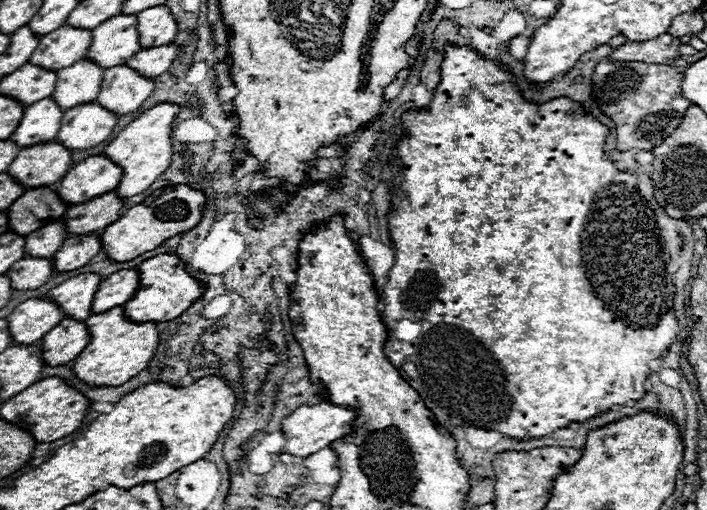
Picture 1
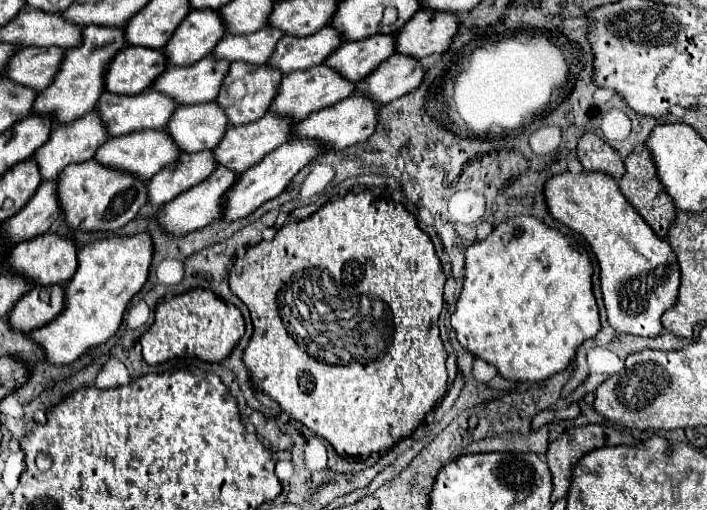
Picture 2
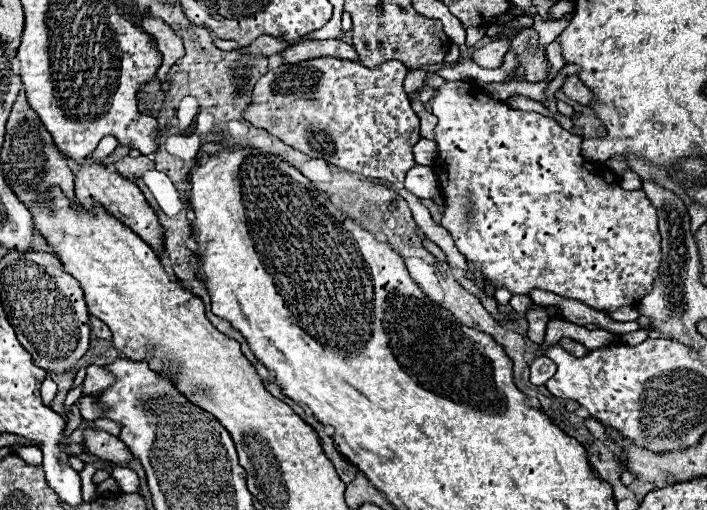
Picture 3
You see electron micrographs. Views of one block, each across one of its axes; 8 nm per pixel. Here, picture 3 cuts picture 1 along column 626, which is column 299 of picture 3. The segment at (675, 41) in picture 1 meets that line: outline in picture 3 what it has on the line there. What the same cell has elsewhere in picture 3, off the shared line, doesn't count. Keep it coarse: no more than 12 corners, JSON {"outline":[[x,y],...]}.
{"outline":[[304,40],[280,52],[284,62],[358,54],[342,40]]}

